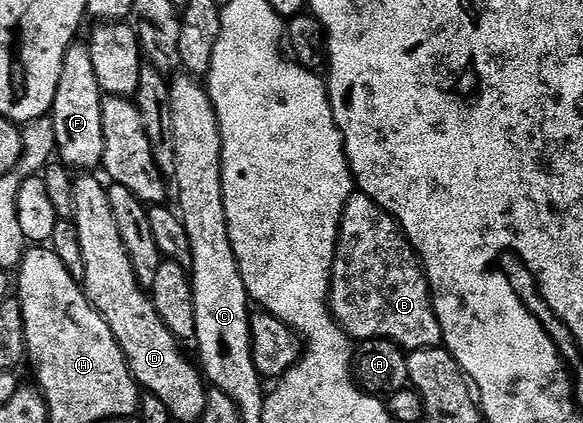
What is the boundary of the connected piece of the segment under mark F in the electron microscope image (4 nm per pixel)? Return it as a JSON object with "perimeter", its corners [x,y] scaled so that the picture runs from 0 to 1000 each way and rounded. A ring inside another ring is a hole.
{"perimeter":[[[127,99],[111,123],[108,175],[101,175],[101,213],[94,213],[91,296],[94,298],[96,366],[103,385],[120,402],[153,411],[175,395],[177,336],[177,220],[170,184],[163,184],[163,156],[156,147],[151,102]]]}

